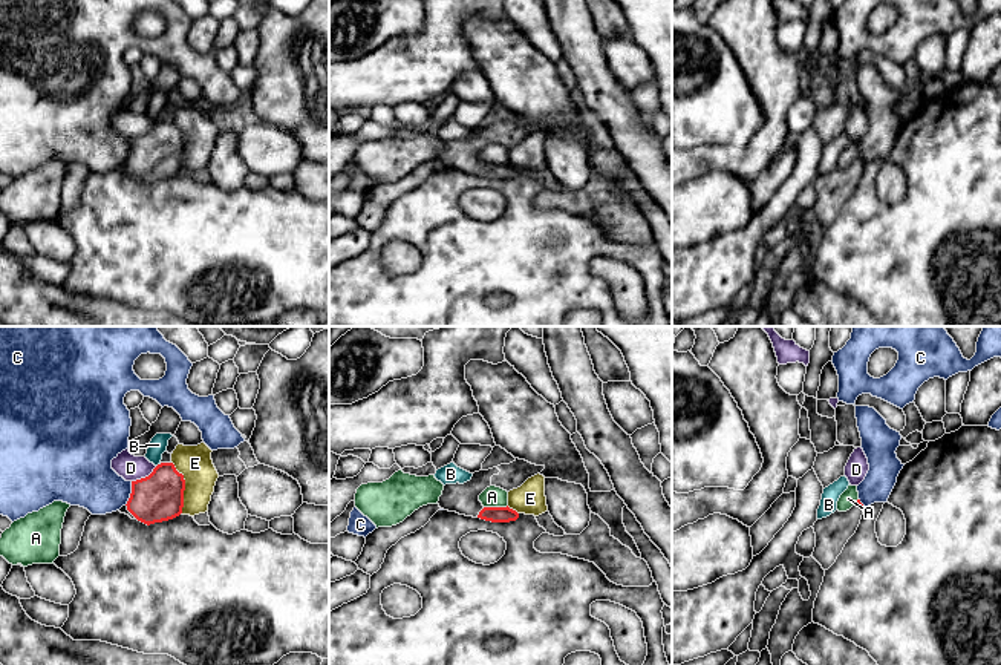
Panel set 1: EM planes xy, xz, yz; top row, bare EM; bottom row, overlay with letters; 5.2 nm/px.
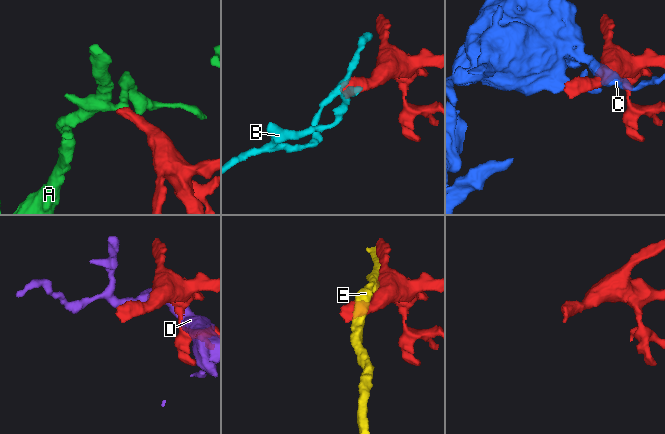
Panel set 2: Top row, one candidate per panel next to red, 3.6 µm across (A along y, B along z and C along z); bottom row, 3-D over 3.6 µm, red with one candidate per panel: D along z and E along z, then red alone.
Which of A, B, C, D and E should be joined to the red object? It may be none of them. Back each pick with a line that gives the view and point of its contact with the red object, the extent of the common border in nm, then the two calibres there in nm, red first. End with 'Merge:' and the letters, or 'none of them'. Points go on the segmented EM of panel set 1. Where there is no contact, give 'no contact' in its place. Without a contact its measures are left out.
Merge: none of them

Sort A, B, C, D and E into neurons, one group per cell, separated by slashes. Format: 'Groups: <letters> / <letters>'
Groups: A / B / C / D / E

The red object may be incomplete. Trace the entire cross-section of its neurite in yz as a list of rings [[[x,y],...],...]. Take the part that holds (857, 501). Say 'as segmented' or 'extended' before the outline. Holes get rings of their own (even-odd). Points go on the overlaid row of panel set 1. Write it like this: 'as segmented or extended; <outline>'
extended; [[[857,500],[849,510],[836,510],[814,522],[816,547],[811,556],[823,570],[828,570],[836,562],[848,539],[856,533],[863,510],[865,506]]]

